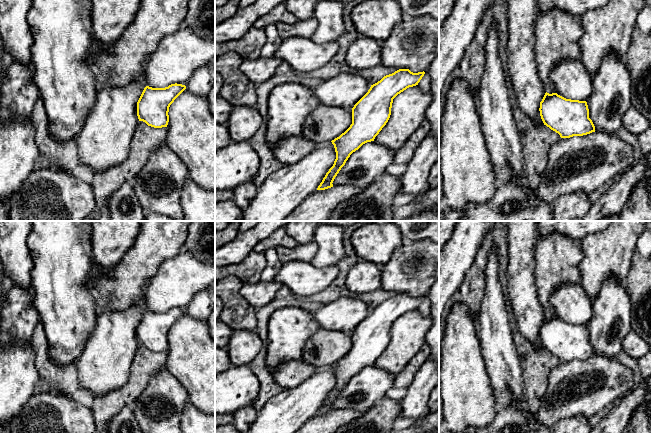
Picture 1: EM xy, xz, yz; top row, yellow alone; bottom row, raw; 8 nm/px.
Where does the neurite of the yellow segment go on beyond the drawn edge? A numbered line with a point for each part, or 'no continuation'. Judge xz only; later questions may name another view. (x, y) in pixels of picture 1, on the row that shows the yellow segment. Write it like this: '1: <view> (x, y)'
no continuation

